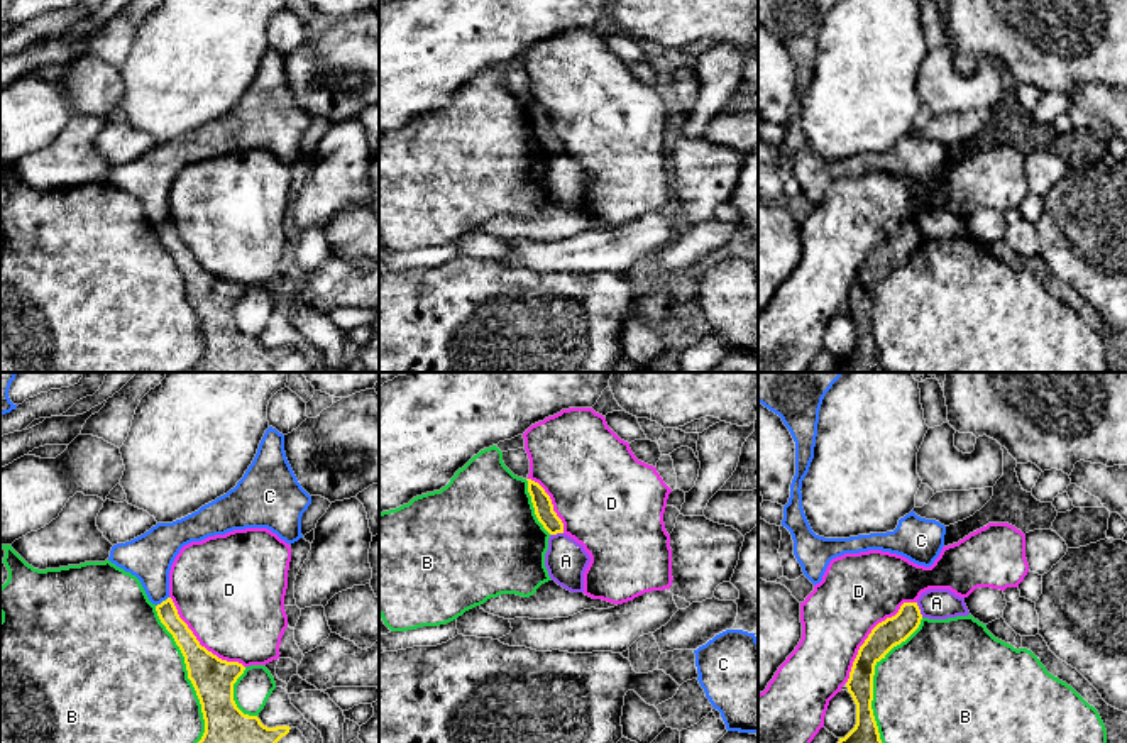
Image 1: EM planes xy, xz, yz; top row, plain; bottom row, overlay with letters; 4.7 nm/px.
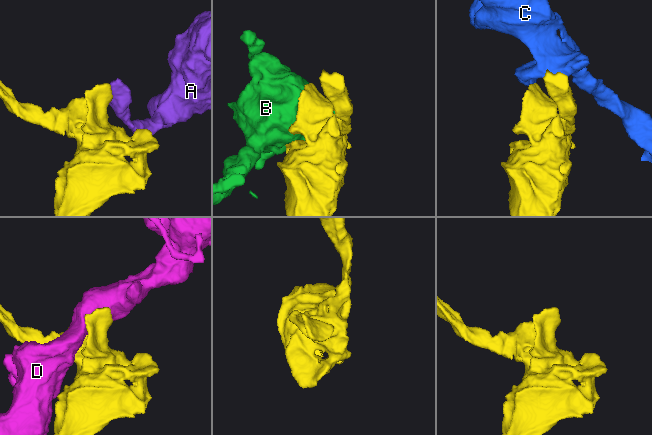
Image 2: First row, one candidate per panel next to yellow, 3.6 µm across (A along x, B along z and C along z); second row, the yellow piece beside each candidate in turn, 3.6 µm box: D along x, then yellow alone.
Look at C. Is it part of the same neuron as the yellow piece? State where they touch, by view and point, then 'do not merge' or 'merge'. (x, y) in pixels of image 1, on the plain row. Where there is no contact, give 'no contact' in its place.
meets yellow in xy at (163, 222); do not merge

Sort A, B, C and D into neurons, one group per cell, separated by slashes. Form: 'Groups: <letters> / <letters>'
Groups: A / B / C / D

